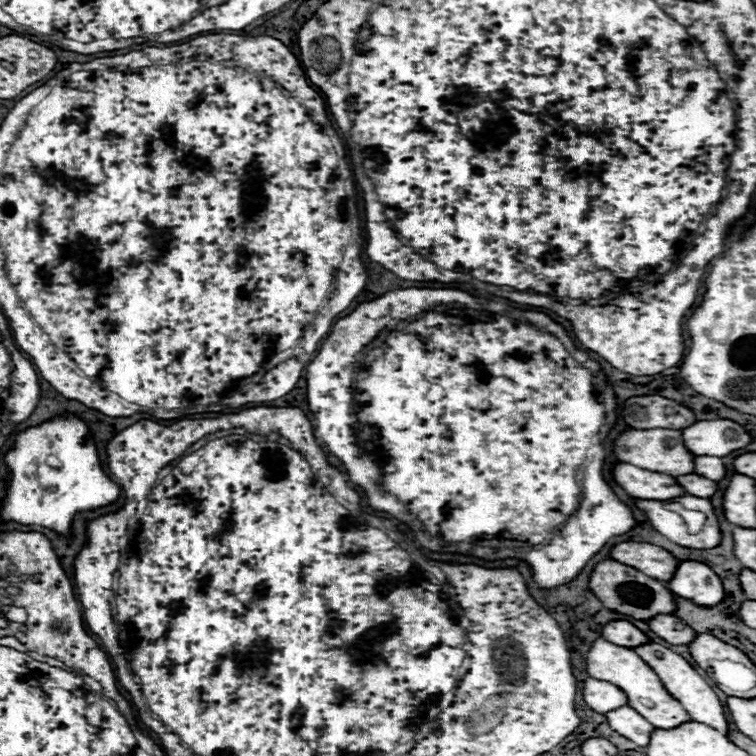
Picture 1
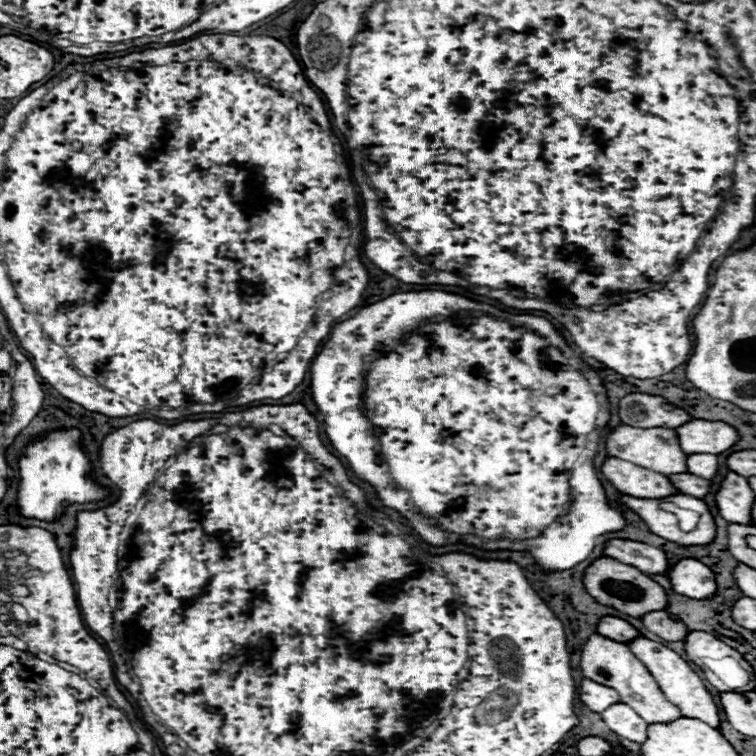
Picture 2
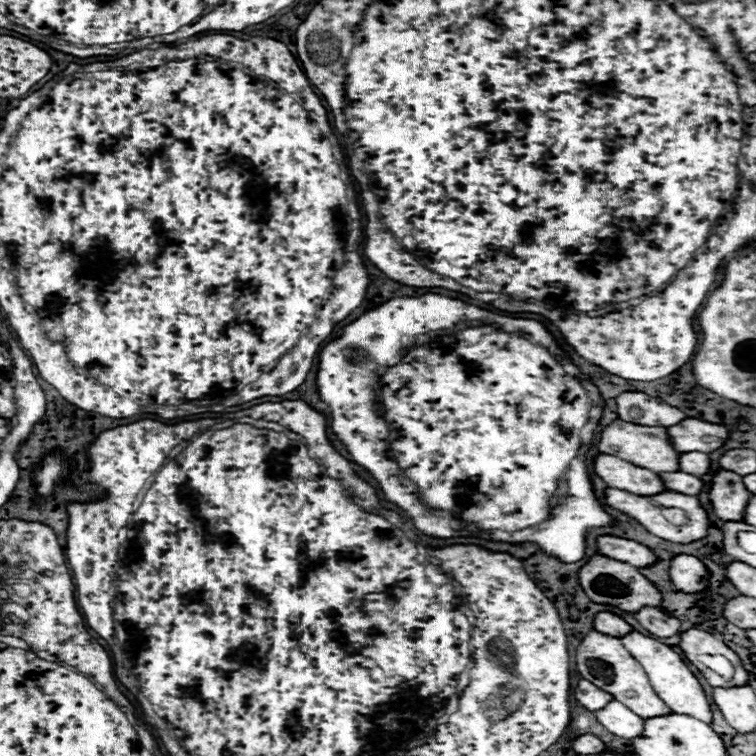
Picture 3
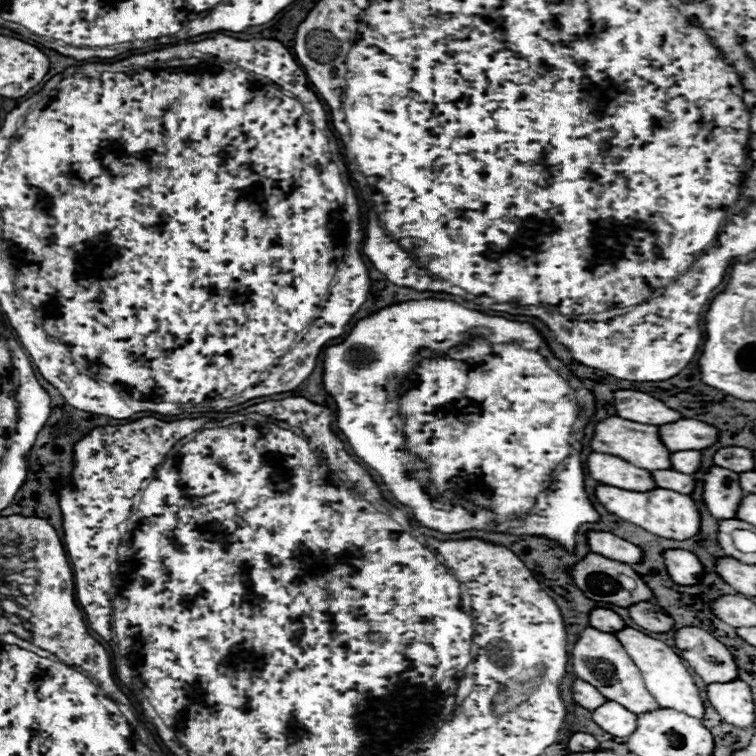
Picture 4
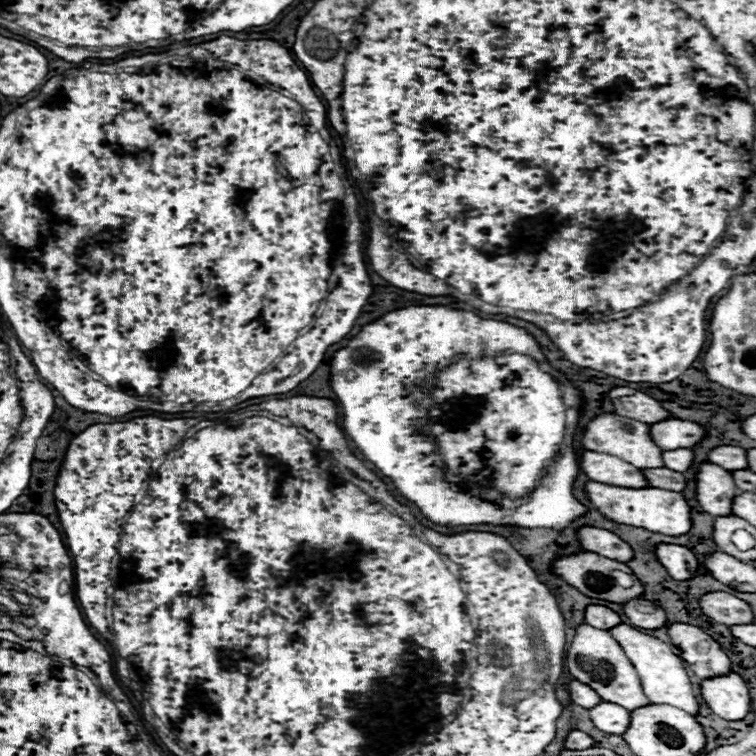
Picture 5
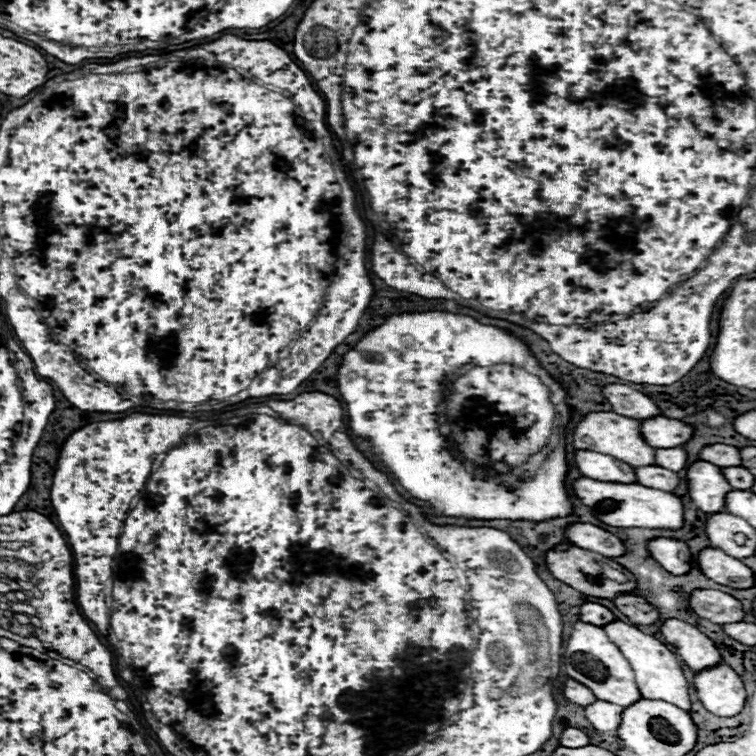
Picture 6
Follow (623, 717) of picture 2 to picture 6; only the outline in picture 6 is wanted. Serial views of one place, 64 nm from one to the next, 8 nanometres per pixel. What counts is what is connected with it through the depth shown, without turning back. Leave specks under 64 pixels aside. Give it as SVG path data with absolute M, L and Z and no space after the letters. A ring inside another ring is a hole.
M596 700L594 704L586 706L584 710L586 710L586 718L598 732L616 732L622 722L622 712L624 712L622 706L616 706L612 702L604 702L604 700Z

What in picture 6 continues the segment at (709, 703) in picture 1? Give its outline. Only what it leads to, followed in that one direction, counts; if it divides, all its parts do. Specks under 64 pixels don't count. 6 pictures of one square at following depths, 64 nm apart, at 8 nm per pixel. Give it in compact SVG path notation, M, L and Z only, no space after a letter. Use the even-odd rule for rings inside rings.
M620 620L612 622L610 626L604 626L604 630L606 630L608 638L620 646L624 658L628 658L628 662L634 670L634 676L636 676L636 686L644 698L664 700L664 702L670 702L670 704L690 712L692 702L690 702L690 694L688 694L686 676L684 676L676 656L660 640L656 640L656 638L640 632L636 626L624 624Z

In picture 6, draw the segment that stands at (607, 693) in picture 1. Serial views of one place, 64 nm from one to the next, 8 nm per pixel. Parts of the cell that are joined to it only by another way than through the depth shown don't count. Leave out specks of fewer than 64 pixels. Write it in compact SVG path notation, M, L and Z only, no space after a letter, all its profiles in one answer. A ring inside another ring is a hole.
M568 680L566 682L566 686L564 686L564 696L570 700L570 702L574 702L574 704L578 704L578 706L588 706L588 704L592 704L594 700L596 700L596 696L592 694L592 690L590 688L586 688L584 684L580 684L580 682L576 682L576 680Z

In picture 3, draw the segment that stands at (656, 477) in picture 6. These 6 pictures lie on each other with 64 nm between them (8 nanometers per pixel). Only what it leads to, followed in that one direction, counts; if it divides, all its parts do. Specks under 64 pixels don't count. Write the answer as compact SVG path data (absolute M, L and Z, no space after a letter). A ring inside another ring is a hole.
M674 472L674 474L660 474L662 482L668 490L688 494L688 496L698 496L702 492L704 482L698 476L684 474L684 472Z

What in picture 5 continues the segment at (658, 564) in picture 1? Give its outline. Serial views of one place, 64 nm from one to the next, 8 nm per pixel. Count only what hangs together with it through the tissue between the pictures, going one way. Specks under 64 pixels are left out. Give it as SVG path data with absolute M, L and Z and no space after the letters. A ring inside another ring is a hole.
M584 526L578 530L578 540L584 550L598 552L600 556L606 556L610 560L628 562L634 558L634 550L630 544L626 544L622 538L618 538L616 534L612 534L608 530L602 530L602 528Z

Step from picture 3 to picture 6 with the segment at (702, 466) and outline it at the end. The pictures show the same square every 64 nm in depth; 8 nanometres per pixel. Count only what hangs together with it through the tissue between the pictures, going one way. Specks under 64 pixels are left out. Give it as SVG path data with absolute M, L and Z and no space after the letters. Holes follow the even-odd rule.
M684 448L678 450L656 450L656 462L658 466L666 466L666 470L682 470L686 466L688 454Z

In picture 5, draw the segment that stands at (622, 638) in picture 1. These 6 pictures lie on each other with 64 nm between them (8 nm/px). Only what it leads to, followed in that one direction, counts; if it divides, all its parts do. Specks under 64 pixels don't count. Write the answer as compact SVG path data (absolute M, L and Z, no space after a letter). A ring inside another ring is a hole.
M588 606L586 614L584 614L584 622L594 628L600 628L600 630L610 630L610 628L622 624L620 616L606 606Z

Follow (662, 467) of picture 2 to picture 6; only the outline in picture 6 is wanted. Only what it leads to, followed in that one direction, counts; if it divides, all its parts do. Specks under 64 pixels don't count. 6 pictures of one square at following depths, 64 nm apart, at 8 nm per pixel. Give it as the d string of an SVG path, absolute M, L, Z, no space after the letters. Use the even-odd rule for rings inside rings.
M590 412L586 414L574 428L574 446L578 450L592 450L610 454L634 468L638 466L654 466L656 464L656 448L644 442L640 424L634 418L622 418L614 412Z

